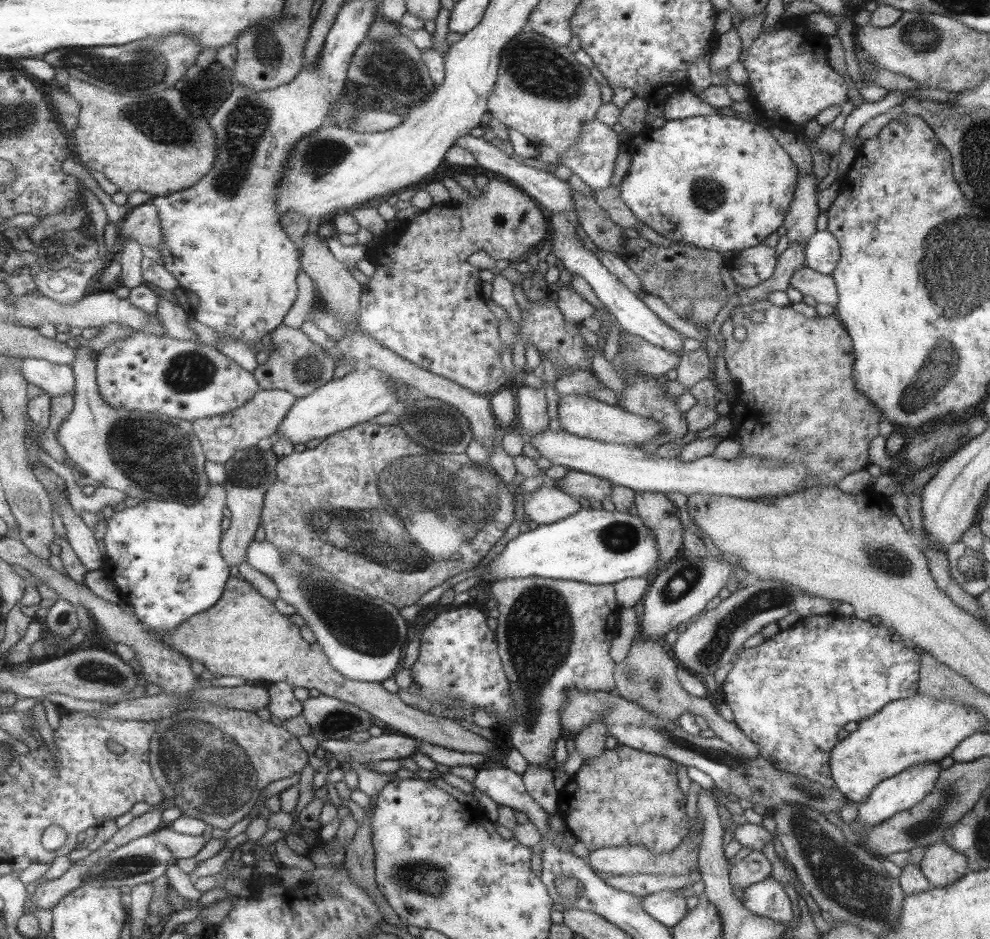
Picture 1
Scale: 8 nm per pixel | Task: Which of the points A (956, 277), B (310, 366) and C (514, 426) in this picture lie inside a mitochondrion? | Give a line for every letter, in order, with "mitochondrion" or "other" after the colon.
A: mitochondrion
B: mitochondrion
C: other

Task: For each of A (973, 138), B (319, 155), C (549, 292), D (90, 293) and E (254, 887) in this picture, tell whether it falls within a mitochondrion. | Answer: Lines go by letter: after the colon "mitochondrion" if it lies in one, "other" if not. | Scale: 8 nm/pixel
A: mitochondrion
B: mitochondrion
C: other
D: other
E: other

